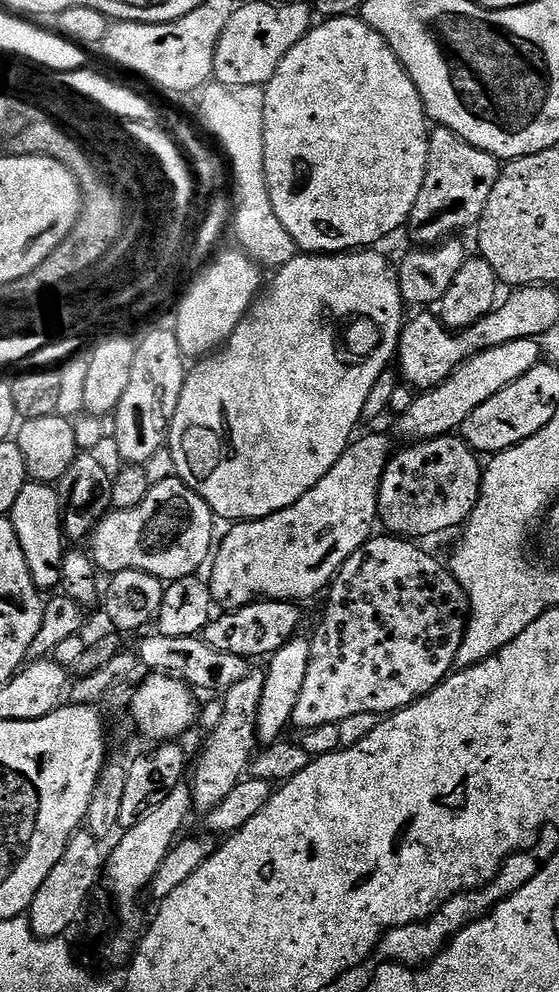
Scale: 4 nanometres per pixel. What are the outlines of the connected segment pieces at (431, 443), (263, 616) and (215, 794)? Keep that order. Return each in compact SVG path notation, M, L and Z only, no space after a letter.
M456 436L419 441L405 448L389 459L377 488L376 517L383 531L419 540L461 527L480 496L482 468L477 455Z
M253 601L246 607L223 613L224 616L209 621L200 637L208 648L217 653L247 660L265 659L271 657L297 633L300 618L297 608L299 607L295 603L289 601Z
M256 670L249 671L248 676L242 678L228 691L223 693L224 705L220 708L220 717L196 760L196 769L191 769L190 787L192 789L192 803L197 809L201 808L204 814L211 812L234 786L240 783L242 777L249 771L250 759L253 757L256 707L260 703L260 694L264 685L264 677Z

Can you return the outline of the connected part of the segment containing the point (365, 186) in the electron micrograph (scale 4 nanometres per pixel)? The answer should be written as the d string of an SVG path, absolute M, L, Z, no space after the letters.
M328 18L317 26L309 27L305 36L282 58L278 70L264 88L264 184L268 187L267 203L271 204L276 220L284 227L285 233L297 244L304 254L347 254L353 250L368 250L379 240L392 236L407 225L408 217L422 188L426 170L429 141L424 141L426 116L421 101L414 91L407 75L396 73L397 65L387 56L377 37L359 19Z

